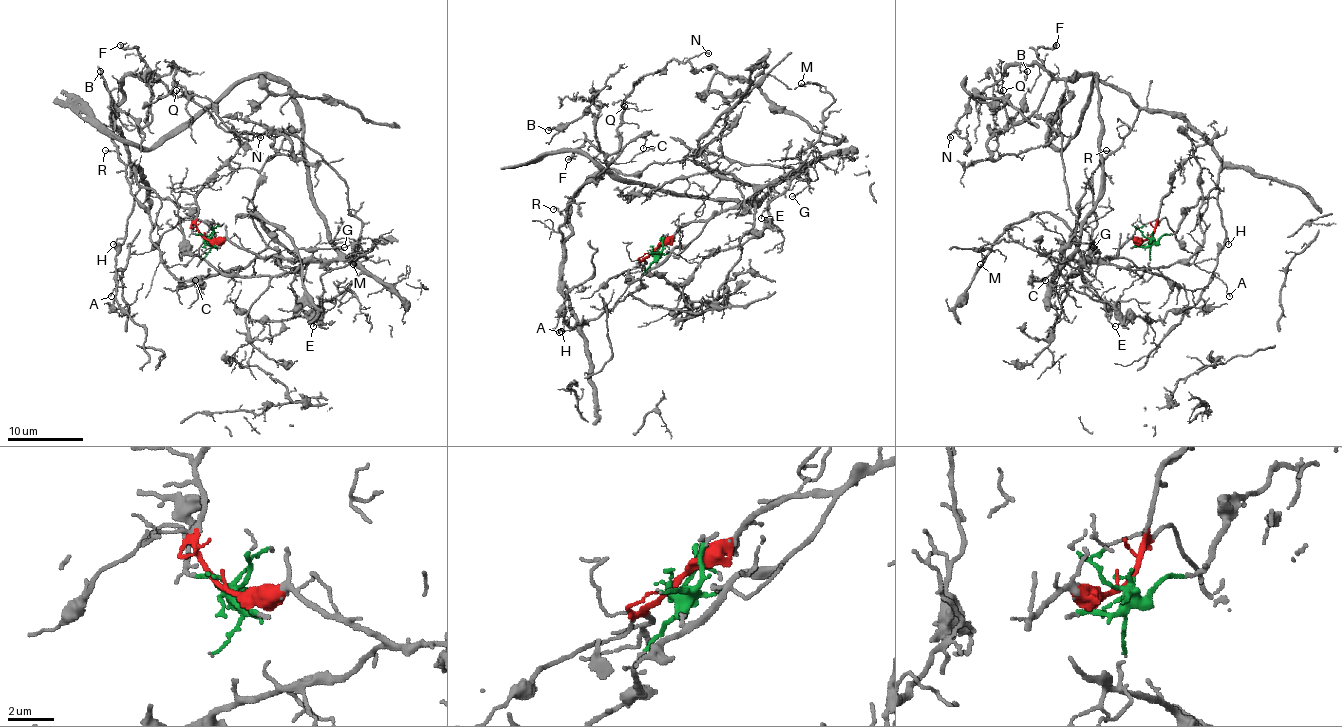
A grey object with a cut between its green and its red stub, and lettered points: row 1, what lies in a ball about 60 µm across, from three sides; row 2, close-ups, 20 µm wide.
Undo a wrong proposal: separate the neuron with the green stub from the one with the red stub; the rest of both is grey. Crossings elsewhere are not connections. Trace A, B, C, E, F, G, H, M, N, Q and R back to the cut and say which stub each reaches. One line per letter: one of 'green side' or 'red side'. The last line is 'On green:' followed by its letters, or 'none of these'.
A: green side
B: green side
C: green side
E: red side
F: green side
G: red side
H: green side
M: red side
N: green side
Q: green side
R: green side
On green: A, B, C, F, H, N, Q, R

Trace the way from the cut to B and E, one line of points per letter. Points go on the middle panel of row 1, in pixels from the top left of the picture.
B: (653, 253), (642, 285), (577, 323), (562, 243), (570, 200), (606, 156), (583, 114), (549, 129)
E: (653, 251), (664, 245), (683, 226), (739, 207), (775, 186), (769, 188), (769, 207), (761, 213), (761, 219)

